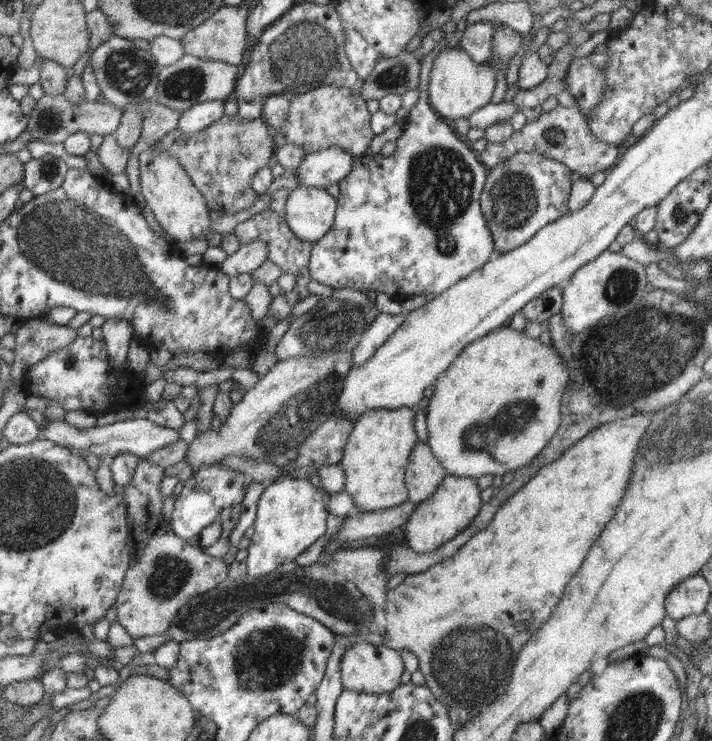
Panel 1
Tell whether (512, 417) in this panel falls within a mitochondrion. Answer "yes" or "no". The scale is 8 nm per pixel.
yes

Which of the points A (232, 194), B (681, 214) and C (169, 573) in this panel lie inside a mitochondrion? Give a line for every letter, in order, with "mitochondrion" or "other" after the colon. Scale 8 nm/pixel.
A: mitochondrion
B: mitochondrion
C: mitochondrion

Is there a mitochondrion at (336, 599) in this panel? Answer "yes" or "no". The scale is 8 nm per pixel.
yes

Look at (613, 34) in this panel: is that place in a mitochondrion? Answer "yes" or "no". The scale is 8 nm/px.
no

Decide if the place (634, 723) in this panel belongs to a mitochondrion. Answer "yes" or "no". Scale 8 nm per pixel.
yes

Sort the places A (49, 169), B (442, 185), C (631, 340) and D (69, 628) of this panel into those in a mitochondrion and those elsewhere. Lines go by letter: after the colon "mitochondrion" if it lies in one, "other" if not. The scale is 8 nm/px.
A: mitochondrion
B: mitochondrion
C: mitochondrion
D: other

